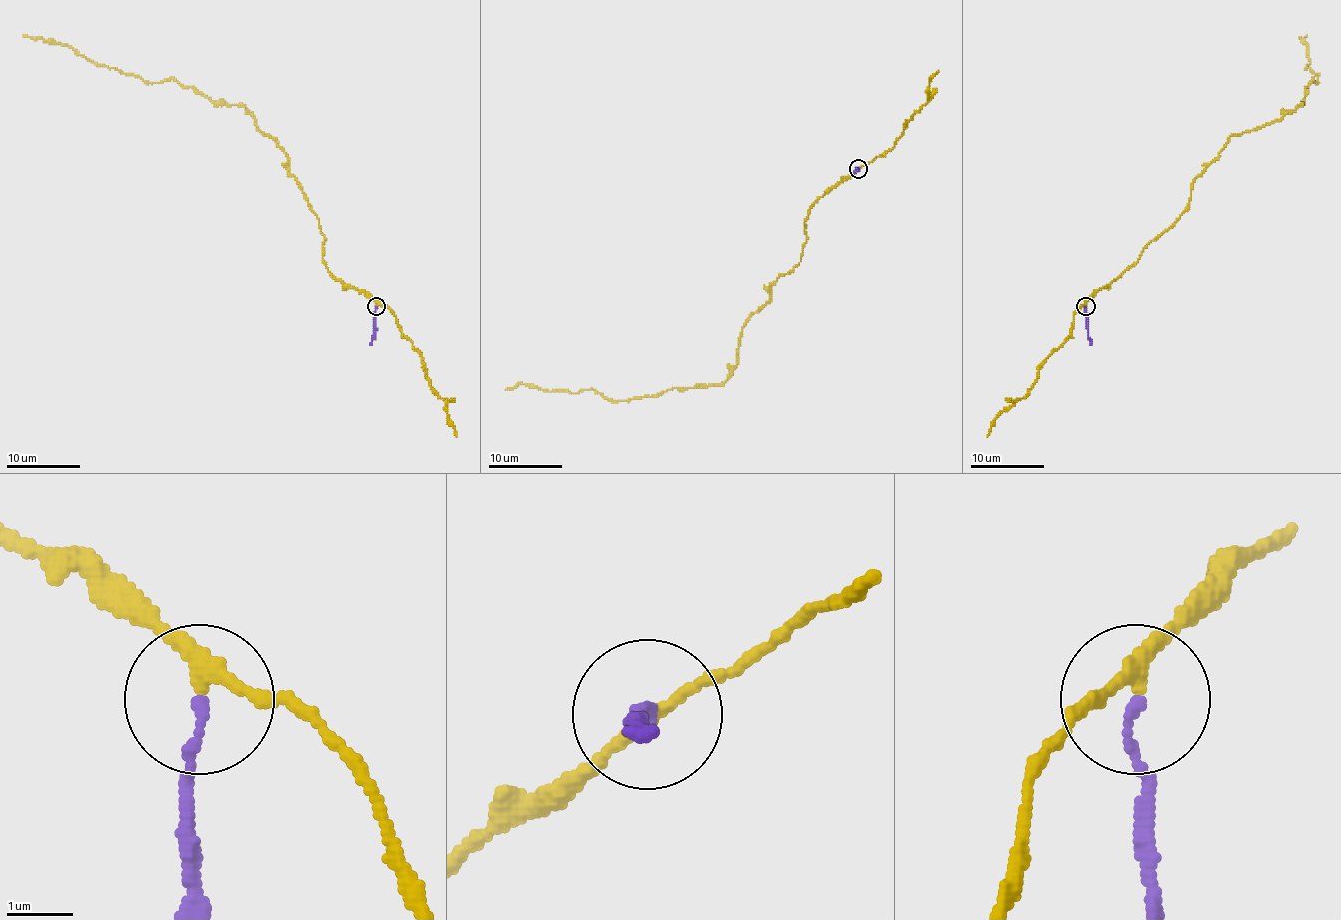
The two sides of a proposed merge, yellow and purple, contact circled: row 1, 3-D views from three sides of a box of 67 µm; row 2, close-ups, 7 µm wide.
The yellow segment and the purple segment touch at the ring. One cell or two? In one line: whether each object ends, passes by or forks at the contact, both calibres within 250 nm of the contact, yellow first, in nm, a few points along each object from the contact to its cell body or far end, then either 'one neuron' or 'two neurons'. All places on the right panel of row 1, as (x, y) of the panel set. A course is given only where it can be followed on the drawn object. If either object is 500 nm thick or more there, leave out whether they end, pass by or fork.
yellow passes by | purple ends | 200/140 nm | yellow via (1086, 304), (1178, 218), (1191, 183), (1231, 136), (1303, 102), (1317, 80), (1306, 68), (1306, 35) | purple via (1086, 306), (1086, 328), (1091, 345) | two neurons

